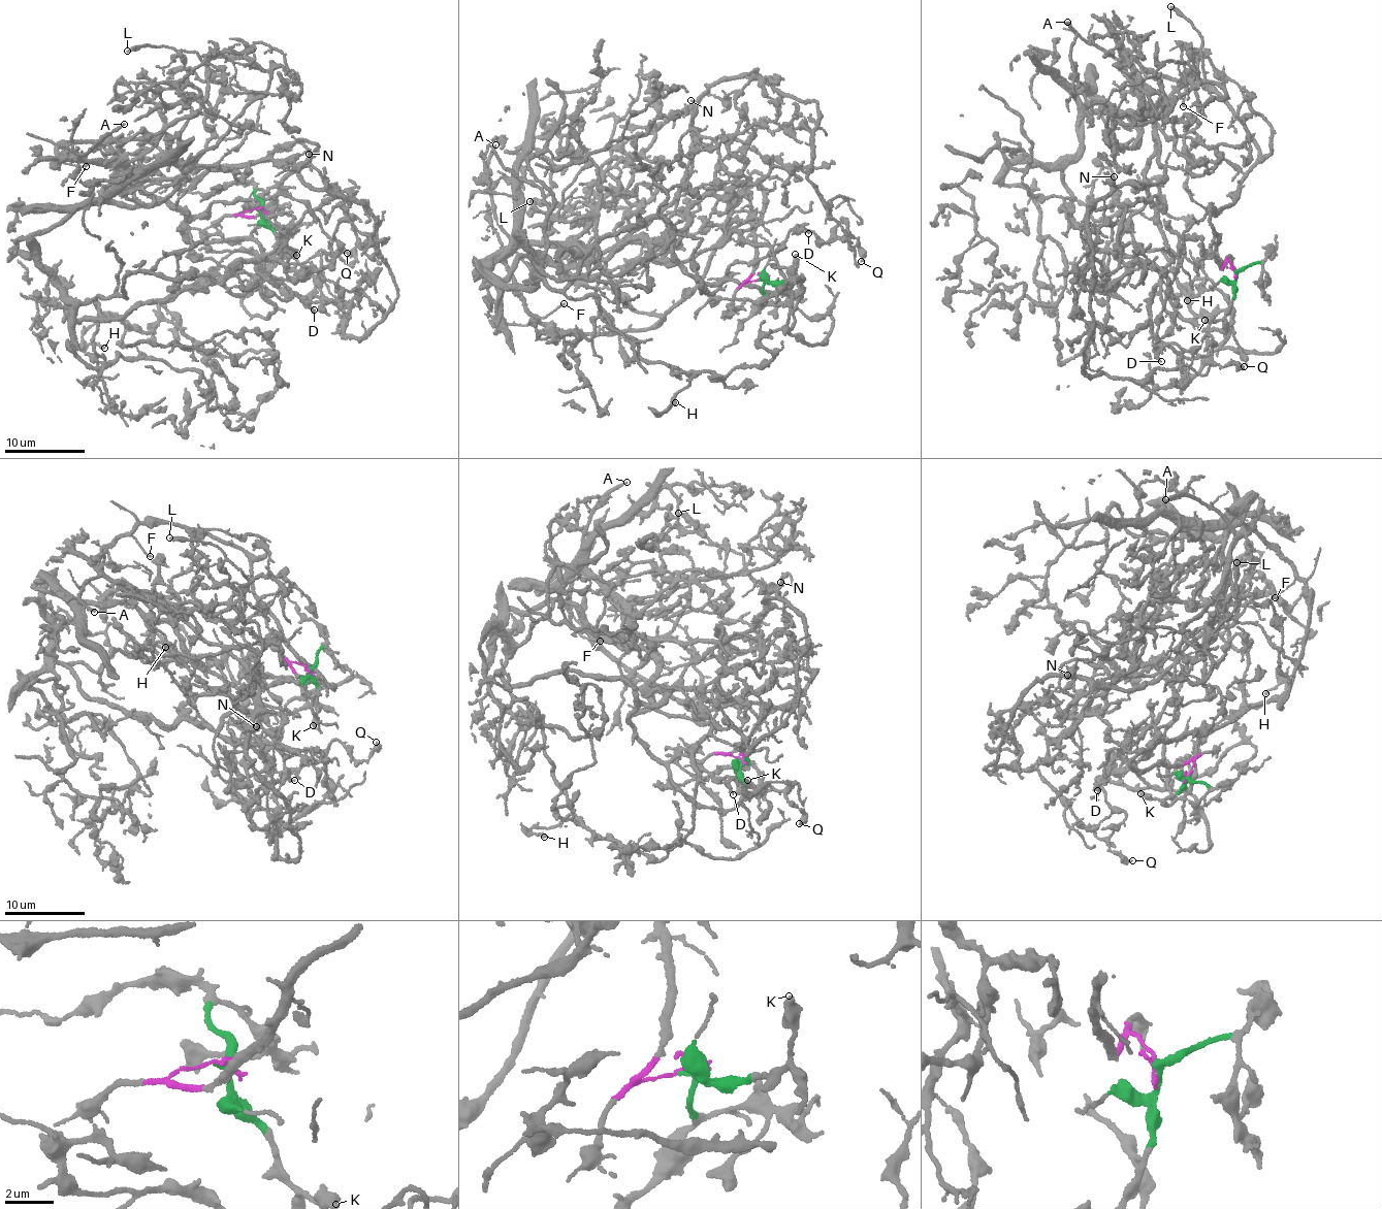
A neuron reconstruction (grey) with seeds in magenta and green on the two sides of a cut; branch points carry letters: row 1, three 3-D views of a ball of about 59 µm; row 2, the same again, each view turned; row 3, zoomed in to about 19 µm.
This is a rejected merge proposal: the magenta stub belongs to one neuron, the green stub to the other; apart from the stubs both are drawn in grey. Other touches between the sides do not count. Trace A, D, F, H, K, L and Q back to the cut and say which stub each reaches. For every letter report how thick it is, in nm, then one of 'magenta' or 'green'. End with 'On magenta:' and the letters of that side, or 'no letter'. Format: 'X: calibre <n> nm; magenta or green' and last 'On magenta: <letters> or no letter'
A: calibre 170 nm; magenta
D: calibre 220 nm; green
F: calibre 150 nm; magenta
H: calibre 220 nm; green
K: calibre 420 nm; green
L: calibre 280 nm; magenta
Q: calibre 320 nm; green
On magenta: A, F, L

